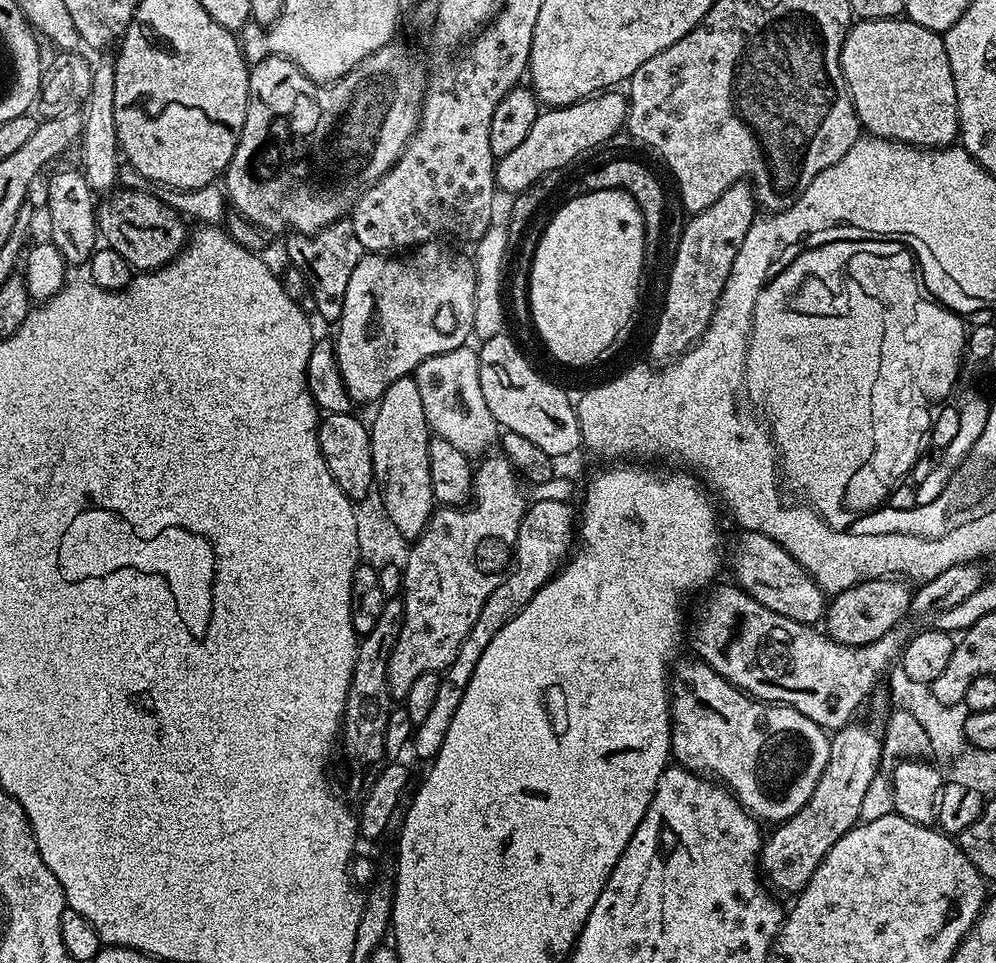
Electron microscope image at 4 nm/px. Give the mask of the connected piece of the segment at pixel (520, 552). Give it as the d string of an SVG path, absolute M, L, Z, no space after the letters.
M531 501L525 507L522 526L518 526L516 542L512 545L512 563L504 573L498 590L486 598L482 614L478 614L474 626L470 626L470 634L466 634L454 662L450 662L450 666L444 669L430 714L426 714L422 723L415 725L410 748L424 762L431 761L438 750L442 750L442 742L450 730L450 721L462 702L462 694L466 694L466 686L470 686L470 678L474 678L474 666L478 666L478 658L482 658L486 646L490 646L490 641L494 639L494 634L498 634L506 622L518 615L530 602L530 598L534 598L538 589L548 583L569 559L574 544L574 529L578 524L578 516L572 506L569 501Z

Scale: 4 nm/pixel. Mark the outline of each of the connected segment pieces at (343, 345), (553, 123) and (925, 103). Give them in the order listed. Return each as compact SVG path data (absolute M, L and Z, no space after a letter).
M439 239L427 240L425 244L417 244L407 254L365 254L354 266L354 274L350 274L350 282L346 286L346 298L342 306L342 314L338 321L336 336L334 335L334 347L340 361L340 372L344 376L344 382L348 389L348 395L357 405L379 401L383 392L396 379L403 376L412 376L422 362L434 355L444 355L456 348L463 348L469 343L473 335L474 326L474 290L476 289L476 265L471 255L463 256L451 248L451 243L441 242Z
M605 90L564 108L541 111L525 140L511 154L496 160L497 189L517 194L538 182L548 171L567 169L567 164L574 163L583 152L611 141L625 127L627 119L628 97L620 90Z
M907 18L857 19L844 36L840 65L861 129L867 135L896 140L900 144L912 144L916 148L947 148L957 143L960 130L958 98L954 90L950 58L946 58L946 46L941 33L926 30L926 26L918 26L918 22Z

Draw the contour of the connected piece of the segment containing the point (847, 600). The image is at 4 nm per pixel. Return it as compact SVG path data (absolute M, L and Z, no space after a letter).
M885 578L882 580L867 580L861 584L856 584L853 588L848 588L844 592L837 592L827 601L826 615L822 621L823 627L826 629L827 635L833 640L854 646L866 646L870 642L878 642L878 638L882 638L882 634L886 634L886 630L895 628L909 615L912 606L913 589L903 579Z

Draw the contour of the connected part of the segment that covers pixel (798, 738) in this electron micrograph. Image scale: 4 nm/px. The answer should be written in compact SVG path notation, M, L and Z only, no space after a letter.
M699 658L675 661L670 672L670 707L672 709L671 759L689 772L699 772L723 782L736 801L756 817L757 821L789 820L810 802L818 778L830 762L830 736L806 714L788 707L755 699L736 685L719 676Z

